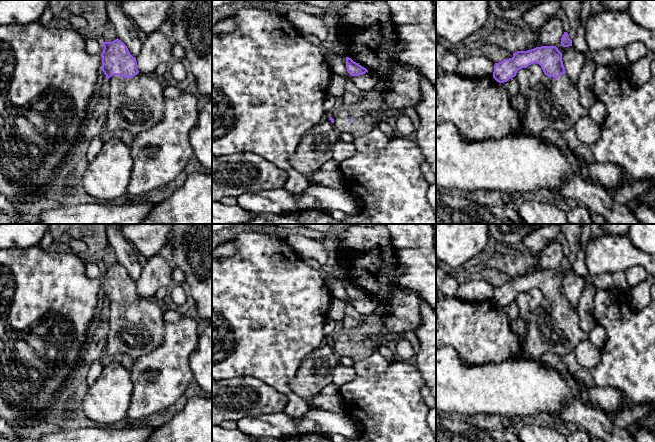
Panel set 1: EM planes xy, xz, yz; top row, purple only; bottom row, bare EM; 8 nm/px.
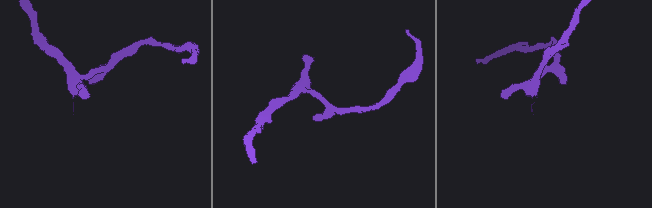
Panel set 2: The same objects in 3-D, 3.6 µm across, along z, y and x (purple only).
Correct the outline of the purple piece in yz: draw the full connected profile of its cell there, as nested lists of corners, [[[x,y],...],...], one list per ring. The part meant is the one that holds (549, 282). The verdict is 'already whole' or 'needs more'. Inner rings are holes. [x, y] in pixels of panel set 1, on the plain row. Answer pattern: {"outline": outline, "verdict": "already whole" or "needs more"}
{"outline": [[[556,270],[513,277],[512,282],[495,287],[493,302],[499,307],[507,306],[516,300],[518,294],[534,287],[541,290],[544,299],[525,320],[524,359],[533,361],[545,353],[563,357],[572,352],[579,342],[589,340],[589,334],[580,328],[579,314],[567,299],[562,277]]], "verdict": "needs more"}

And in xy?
{"outline": [[[118,262],[112,266],[103,265],[102,295],[106,299],[109,317],[109,333],[106,341],[108,355],[127,354],[138,359],[157,348],[163,340],[164,312],[158,303],[142,298],[137,293],[136,282]]], "verdict": "needs more"}

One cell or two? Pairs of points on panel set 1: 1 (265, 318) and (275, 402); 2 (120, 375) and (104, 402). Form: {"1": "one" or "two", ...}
{"1": "two", "2": "one"}

